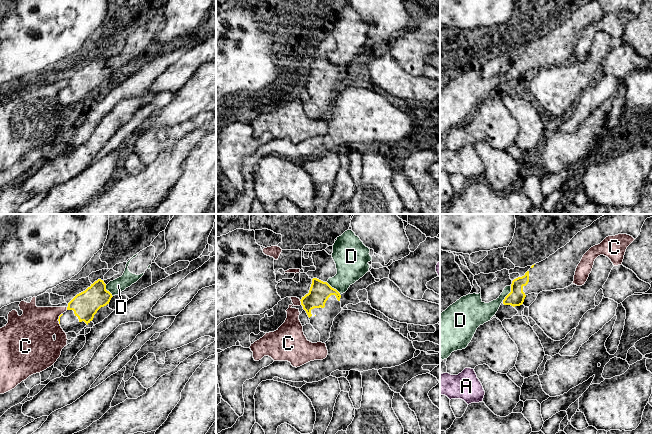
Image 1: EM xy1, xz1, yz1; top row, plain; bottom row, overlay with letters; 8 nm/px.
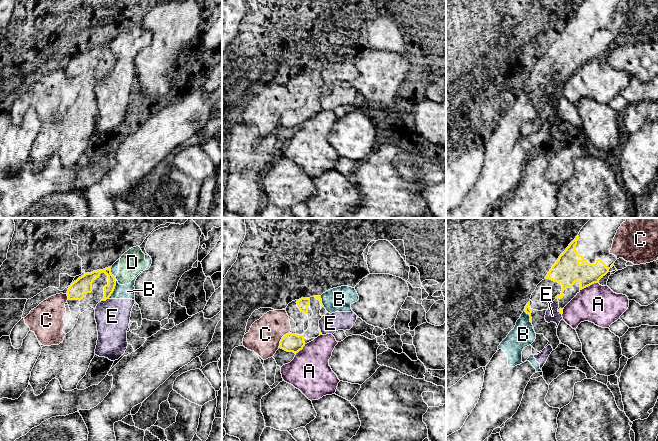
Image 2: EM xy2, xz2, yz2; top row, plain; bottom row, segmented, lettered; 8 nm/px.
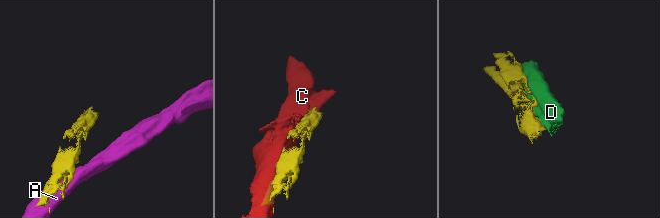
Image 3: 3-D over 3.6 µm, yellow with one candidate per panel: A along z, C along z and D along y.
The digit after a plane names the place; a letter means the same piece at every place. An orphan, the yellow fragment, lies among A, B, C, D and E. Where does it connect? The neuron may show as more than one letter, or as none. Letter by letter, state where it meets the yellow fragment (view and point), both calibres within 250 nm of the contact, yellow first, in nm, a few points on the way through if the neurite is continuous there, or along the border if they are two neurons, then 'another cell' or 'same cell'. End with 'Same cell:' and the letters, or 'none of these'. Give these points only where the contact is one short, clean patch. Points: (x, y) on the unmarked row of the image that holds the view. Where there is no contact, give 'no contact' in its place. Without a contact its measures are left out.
A: meets yellow in yz2 at (588, 61); 220 nm thick on the yellow side, 300 nm on the other; another cell
B: meets yellow in xy2 at (115, 59); 130 nm thick on the yellow side, 120 nm on the other; another cell
C: meets yellow in xz2 at (281, 115); 150 nm thick on the yellow side, 260 nm on the other; another cell
D: meets yellow in yz1 at (508, 70); 130 nm thick on the yellow side, 160 nm on the other; another cell
E: meets yellow in xy2 at (104, 76); 140 nm thick on the yellow side, 280 nm on the other; border along xy2 (108, 74), (100, 78); another cell
Same cell: none of these

